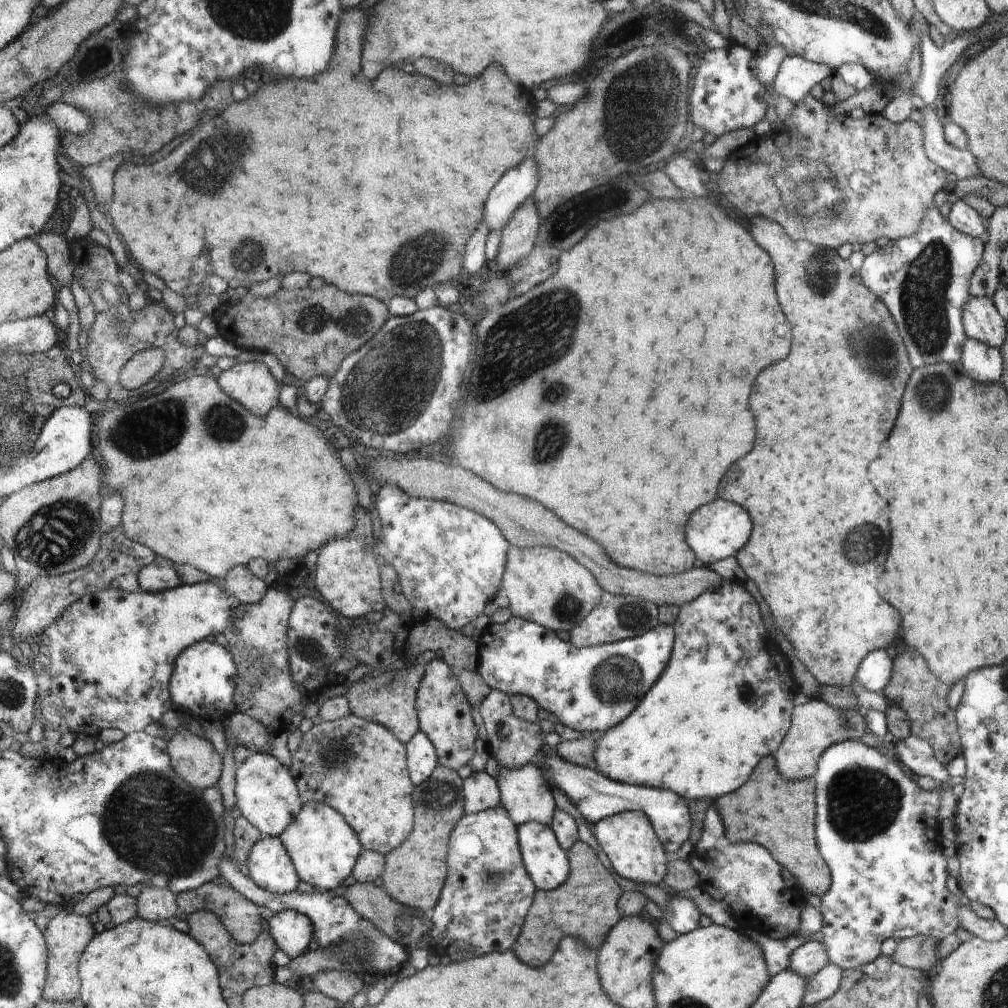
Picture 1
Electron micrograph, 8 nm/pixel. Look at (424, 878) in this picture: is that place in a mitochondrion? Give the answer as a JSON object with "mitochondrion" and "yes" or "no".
{"mitochondrion":"no"}

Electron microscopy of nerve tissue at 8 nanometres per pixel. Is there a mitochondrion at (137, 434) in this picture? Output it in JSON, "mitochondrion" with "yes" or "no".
{"mitochondrion":"yes"}

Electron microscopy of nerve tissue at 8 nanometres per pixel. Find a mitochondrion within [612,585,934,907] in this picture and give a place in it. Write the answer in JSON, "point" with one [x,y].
{"point":[862,802]}

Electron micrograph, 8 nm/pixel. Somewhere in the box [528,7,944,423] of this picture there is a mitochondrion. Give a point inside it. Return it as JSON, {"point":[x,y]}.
{"point":[636,116]}

